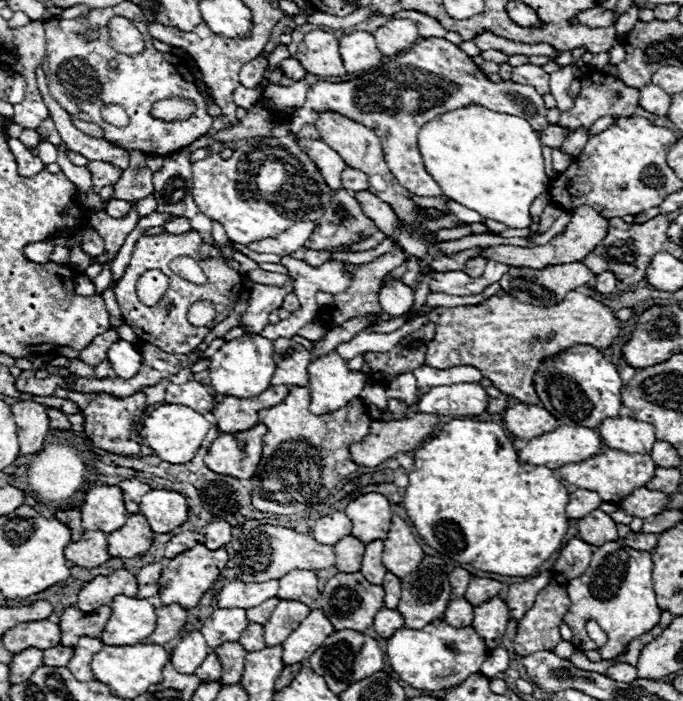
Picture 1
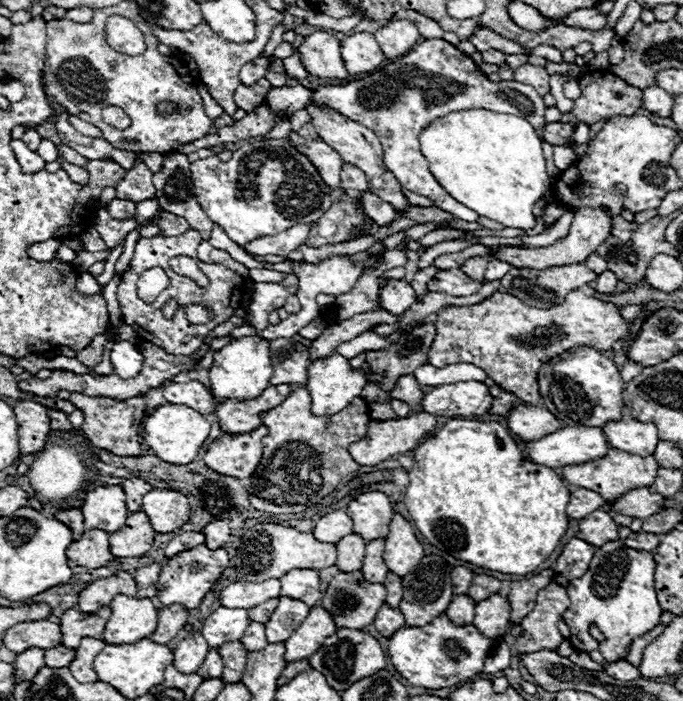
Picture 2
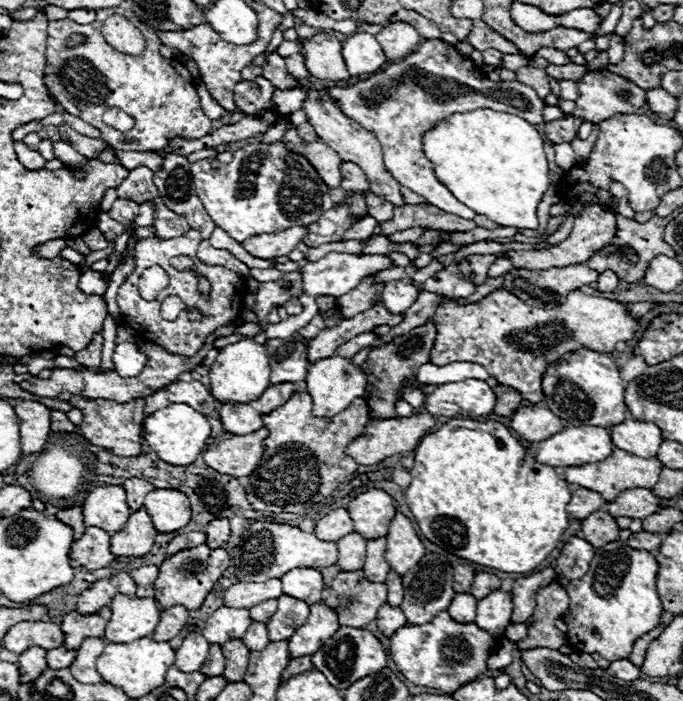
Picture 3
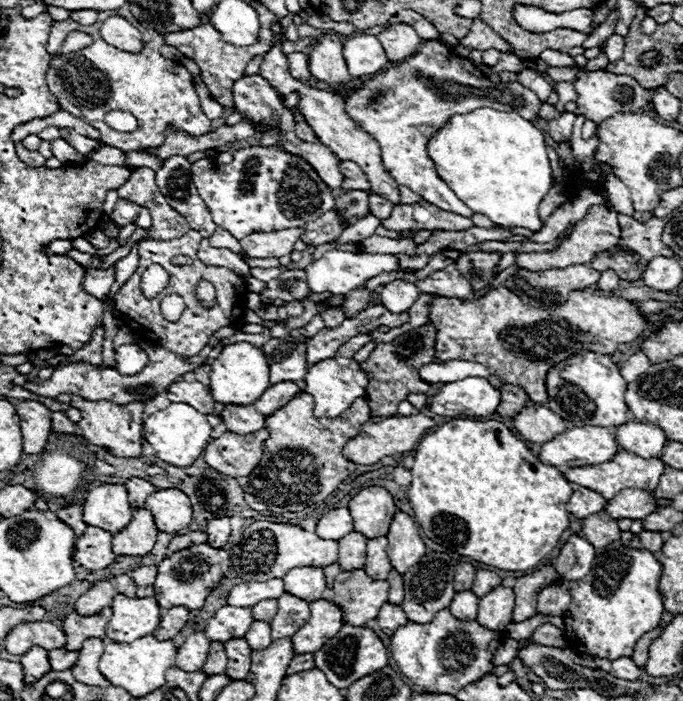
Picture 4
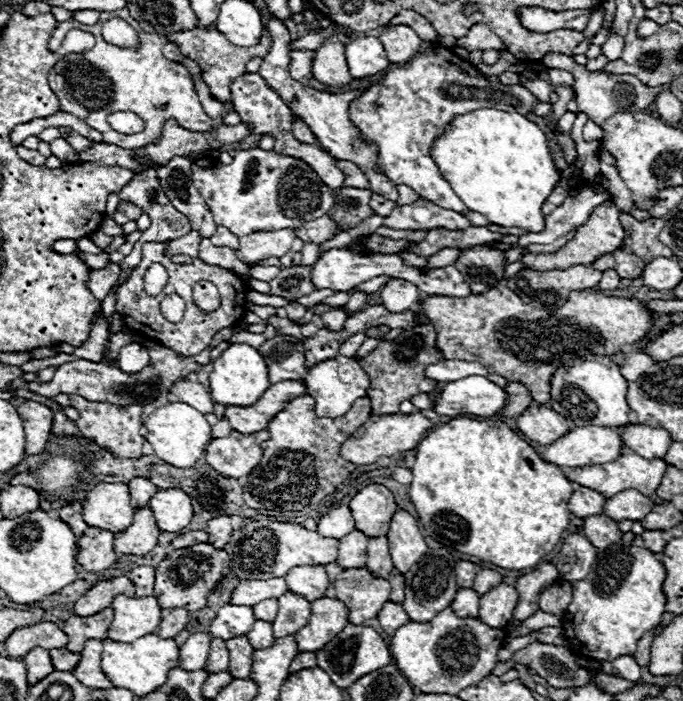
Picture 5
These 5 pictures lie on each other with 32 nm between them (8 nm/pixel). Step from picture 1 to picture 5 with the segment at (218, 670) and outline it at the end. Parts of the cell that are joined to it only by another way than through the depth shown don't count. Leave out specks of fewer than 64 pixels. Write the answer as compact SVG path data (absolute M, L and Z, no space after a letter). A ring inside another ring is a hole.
M220 638L212 640L210 644L210 656L208 656L208 662L204 666L204 670L208 674L214 674L214 672L222 672L228 668L228 650L226 650L226 642L220 642Z

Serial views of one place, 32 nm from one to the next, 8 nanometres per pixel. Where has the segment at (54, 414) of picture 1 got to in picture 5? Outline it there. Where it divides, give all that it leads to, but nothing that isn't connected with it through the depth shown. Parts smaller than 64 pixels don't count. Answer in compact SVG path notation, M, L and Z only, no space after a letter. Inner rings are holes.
M54 412L54 418L52 418L52 432L54 434L80 434L80 430L76 428L76 424L64 416L64 412Z

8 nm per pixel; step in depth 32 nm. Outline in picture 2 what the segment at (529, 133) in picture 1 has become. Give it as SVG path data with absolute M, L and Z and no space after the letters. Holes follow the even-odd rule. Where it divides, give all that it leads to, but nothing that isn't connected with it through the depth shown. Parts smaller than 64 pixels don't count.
M470 108L450 112L420 132L420 150L428 162L432 176L448 190L448 194L470 210L496 220L508 228L528 230L536 224L532 216L534 202L550 188L550 176L546 174L546 160L542 154L542 138L524 120L512 114L500 114L486 108Z

